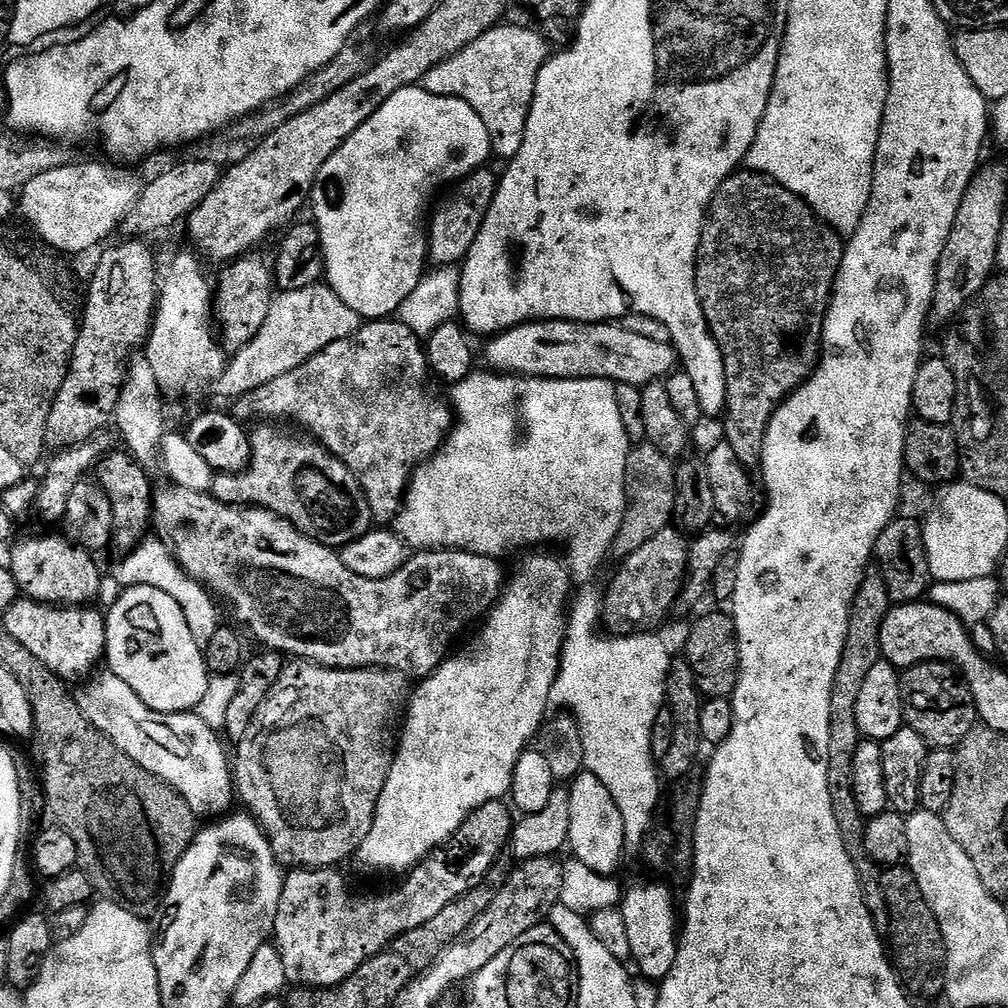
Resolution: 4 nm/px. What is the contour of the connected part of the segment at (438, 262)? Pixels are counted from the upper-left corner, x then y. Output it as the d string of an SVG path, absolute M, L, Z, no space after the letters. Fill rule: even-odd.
M477 170L465 176L451 189L449 200L439 201L440 209L433 211L428 228L428 254L431 263L436 266L456 266L467 256L478 230L482 230L486 214L496 197L497 173L489 170Z

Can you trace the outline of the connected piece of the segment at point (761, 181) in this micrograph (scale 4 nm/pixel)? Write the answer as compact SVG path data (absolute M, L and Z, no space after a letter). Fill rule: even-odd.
M737 170L722 182L719 192L712 199L712 206L706 216L704 231L700 234L700 249L696 255L696 289L698 298L702 302L704 317L708 319L708 329L716 345L724 355L724 378L728 388L728 413L724 416L723 439L738 454L738 460L745 468L752 470L760 464L760 455L764 449L764 440L768 436L768 424L774 418L781 404L810 379L816 371L822 355L824 342L824 319L828 316L828 305L832 303L832 289L836 286L836 279L844 261L846 240L835 228L821 220L820 215L808 205L802 197L794 194L786 186L779 184L760 172L751 170Z

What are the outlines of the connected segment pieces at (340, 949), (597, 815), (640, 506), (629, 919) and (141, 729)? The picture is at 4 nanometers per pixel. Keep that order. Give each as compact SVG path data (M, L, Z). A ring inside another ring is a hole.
M504 800L486 802L474 810L462 822L462 826L448 840L448 843L435 848L425 860L421 860L392 893L380 892L377 896L359 896L352 892L346 877L335 867L331 868L297 868L284 877L282 898L278 902L278 918L274 943L278 954L282 954L282 966L286 966L286 978L289 985L306 988L333 988L346 978L353 976L360 967L378 953L392 947L397 938L418 926L426 926L430 918L435 918L450 902L462 894L474 890L484 881L485 874L494 866L499 856L505 855L509 847L514 827L514 812Z
M583 771L568 788L570 794L570 834L567 847L571 855L602 876L615 877L626 855L622 814L610 798L610 790L590 771Z
M645 442L635 445L628 454L628 473L624 489L628 495L628 507L624 510L624 521L616 541L612 543L611 555L623 558L634 554L638 546L646 546L654 534L673 523L676 515L676 468L655 445Z
M640 884L625 891L620 909L626 922L631 959L645 979L663 981L673 969L678 950L678 912L674 910L671 892L660 884Z
M110 670L97 671L91 678L85 679L79 685L80 689L75 689L74 695L76 705L82 710L82 714L92 723L102 735L108 739L122 754L126 754L142 770L154 774L157 778L169 784L196 813L197 817L215 817L217 814L224 814L228 808L234 804L234 768L230 763L230 756L224 753L225 741L221 739L218 732L211 729L195 711L190 712L155 712L122 682Z

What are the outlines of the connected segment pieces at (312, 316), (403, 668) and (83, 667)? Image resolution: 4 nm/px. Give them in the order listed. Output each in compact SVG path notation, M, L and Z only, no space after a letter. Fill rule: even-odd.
M321 282L302 290L281 291L273 299L270 314L262 322L262 330L246 346L237 349L227 361L224 373L214 384L220 396L249 396L258 386L290 374L306 363L314 354L326 350L334 342L353 336L362 321L327 283ZM236 356L236 357L234 357Z
M177 486L169 487L157 487L152 498L151 523L154 525L155 535L168 545L181 567L193 580L199 581L209 593L217 592L222 599L232 600L232 608L236 611L237 618L248 627L249 633L247 632L247 635L249 637L252 635L265 649L283 652L292 658L310 660L313 664L324 664L328 668L393 668L396 672L409 678L431 676L448 659L453 651L452 643L475 620L477 622L483 621L491 613L506 587L506 572L504 576L504 568L500 565L501 561L497 557L459 550L420 550L417 551L417 556L416 553L409 555L408 561L392 576L387 576L381 580L362 578L358 574L354 574L354 570L350 570L344 565L340 553L335 547L333 549L327 548L324 545L327 543L304 535L289 520L270 510L218 502L207 492L195 492Z
M21 598L3 609L2 622L10 634L34 658L38 658L52 673L65 682L79 681L93 675L96 663L105 659L108 651L105 613L95 612L92 606L57 606L40 604L36 600Z

